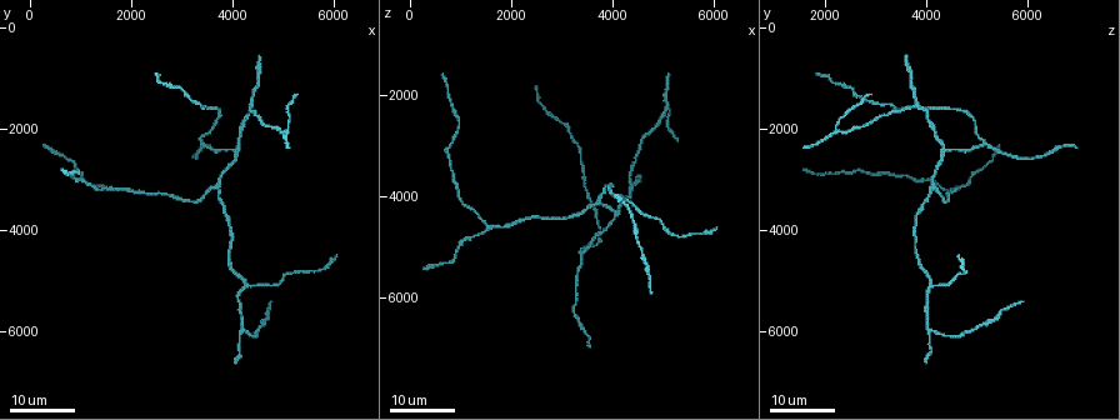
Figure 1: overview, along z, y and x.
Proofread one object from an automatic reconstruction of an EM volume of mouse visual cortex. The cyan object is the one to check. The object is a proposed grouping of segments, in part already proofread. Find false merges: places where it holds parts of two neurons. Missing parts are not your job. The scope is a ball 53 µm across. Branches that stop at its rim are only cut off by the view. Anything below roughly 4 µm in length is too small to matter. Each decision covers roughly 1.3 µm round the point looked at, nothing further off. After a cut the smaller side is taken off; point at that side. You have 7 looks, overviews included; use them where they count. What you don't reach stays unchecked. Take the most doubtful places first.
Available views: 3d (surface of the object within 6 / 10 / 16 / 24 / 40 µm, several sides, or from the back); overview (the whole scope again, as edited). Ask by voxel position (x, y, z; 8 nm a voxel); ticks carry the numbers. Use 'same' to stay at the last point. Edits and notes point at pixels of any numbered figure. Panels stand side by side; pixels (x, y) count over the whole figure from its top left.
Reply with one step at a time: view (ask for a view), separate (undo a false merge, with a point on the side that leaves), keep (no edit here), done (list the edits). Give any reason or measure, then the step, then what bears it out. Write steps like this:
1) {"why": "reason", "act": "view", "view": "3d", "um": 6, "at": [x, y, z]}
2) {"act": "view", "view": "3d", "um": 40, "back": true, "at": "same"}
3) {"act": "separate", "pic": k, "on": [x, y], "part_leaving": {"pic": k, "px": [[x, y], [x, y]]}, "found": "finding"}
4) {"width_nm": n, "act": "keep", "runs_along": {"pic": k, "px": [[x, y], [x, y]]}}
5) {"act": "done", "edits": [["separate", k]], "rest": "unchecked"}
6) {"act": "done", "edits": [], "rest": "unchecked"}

{"why": "two arms in line, one across", "act": "view", "view": "3d", "um": 16, "at": [3650, 3150, 4150]}

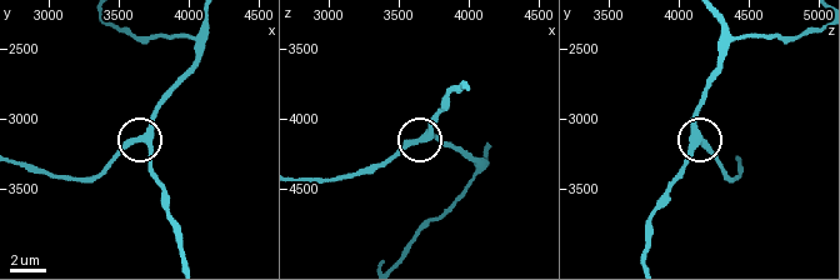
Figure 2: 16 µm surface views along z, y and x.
{"act": "view", "view": "3d", "um": 6, "at": [3700, 3160, 4120]}

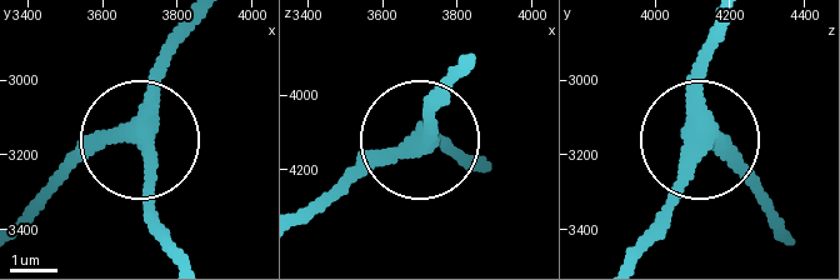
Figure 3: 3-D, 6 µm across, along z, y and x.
{"side_arm_um": 46, "act": "keep", "runs_along": {"pic": 3, "px": [[168, 65], [144, 145], [160, 248]]}, "found": "one neuron here"}

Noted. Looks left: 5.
{"why": "arms part here", "act": "view", "view": "3d", "um": 16, "at": [1550, 3150, 4600]}

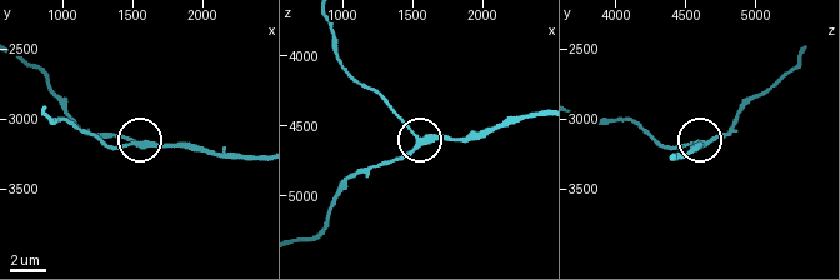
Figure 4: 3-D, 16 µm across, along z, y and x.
{"act": "view", "view": "3d", "um": 10, "at": [1540, 3160, 4620]}

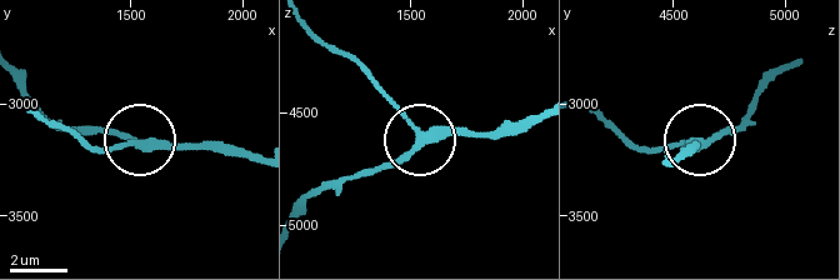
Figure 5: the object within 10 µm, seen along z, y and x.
{"side_arm_um": 16, "act": "keep", "found": "all the same neuron"}

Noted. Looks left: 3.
{"why": "three arms meet", "act": "view", "view": "3d", "um": 24, "at": [4250, 5100, 4050]}

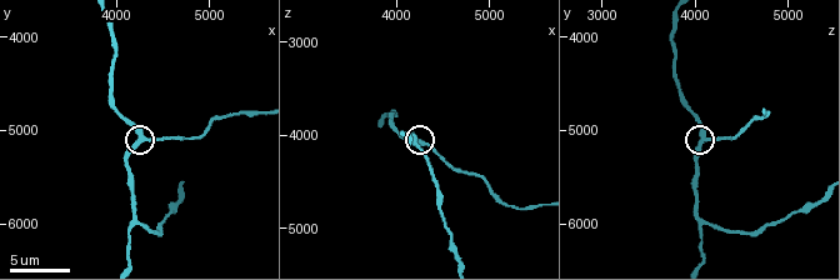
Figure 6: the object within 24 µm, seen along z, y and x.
{"act": "view", "view": "3d", "um": 10, "at": [4300, 5100, 4100]}

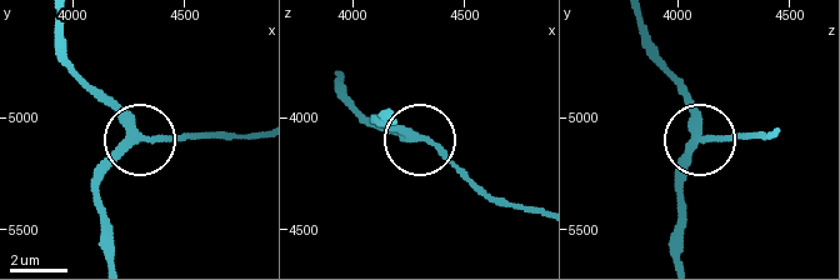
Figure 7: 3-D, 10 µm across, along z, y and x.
{"side_arm_um": 19, "act": "keep", "runs_along": {"pic": 7, "px": [[60, 24], [63, 59], [131, 131], [146, 138], [209, 138]]}, "found": "all the same neuron"}

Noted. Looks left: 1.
{"why": "three arms meet", "act": "view", "view": "3d", "um": 16, "at": [4200, 6000, 4100]}

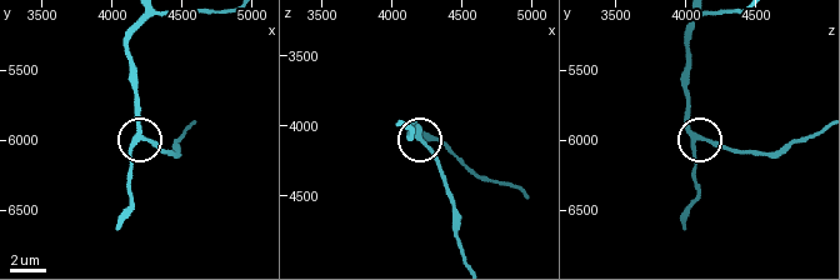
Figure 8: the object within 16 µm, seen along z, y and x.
{"act": "keep", "runs_along": {"pic": 8, "px": [[694, 21], [690, 125], [695, 138], [694, 186]]}, "found": "continuous, no second neuron"}

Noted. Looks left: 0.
{"act": "done", "edits": [], "rest": "unchecked"}

